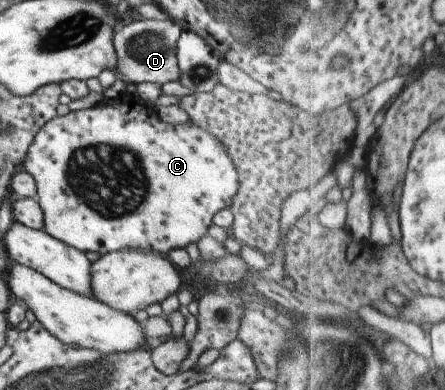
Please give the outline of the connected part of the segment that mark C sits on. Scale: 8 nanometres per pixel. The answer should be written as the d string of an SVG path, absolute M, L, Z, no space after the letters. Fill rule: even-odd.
M124 90L122 96L116 96L116 98L118 98L118 101L114 103L101 99L99 103L87 109L68 111L65 115L57 114L48 122L45 122L31 140L22 162L22 168L32 176L35 183L35 199L40 206L43 218L42 232L46 232L54 240L58 240L58 242L62 242L82 253L90 251L104 255L130 248L158 252L158 254L168 256L168 252L172 248L184 249L188 244L195 244L202 236L207 235L212 216L218 210L230 207L232 196L238 190L236 170L234 170L234 164L232 164L230 156L226 154L226 147L223 142L206 129L200 128L190 120L175 125L163 122L150 106L146 106L145 102L140 100L136 93L130 94Z

